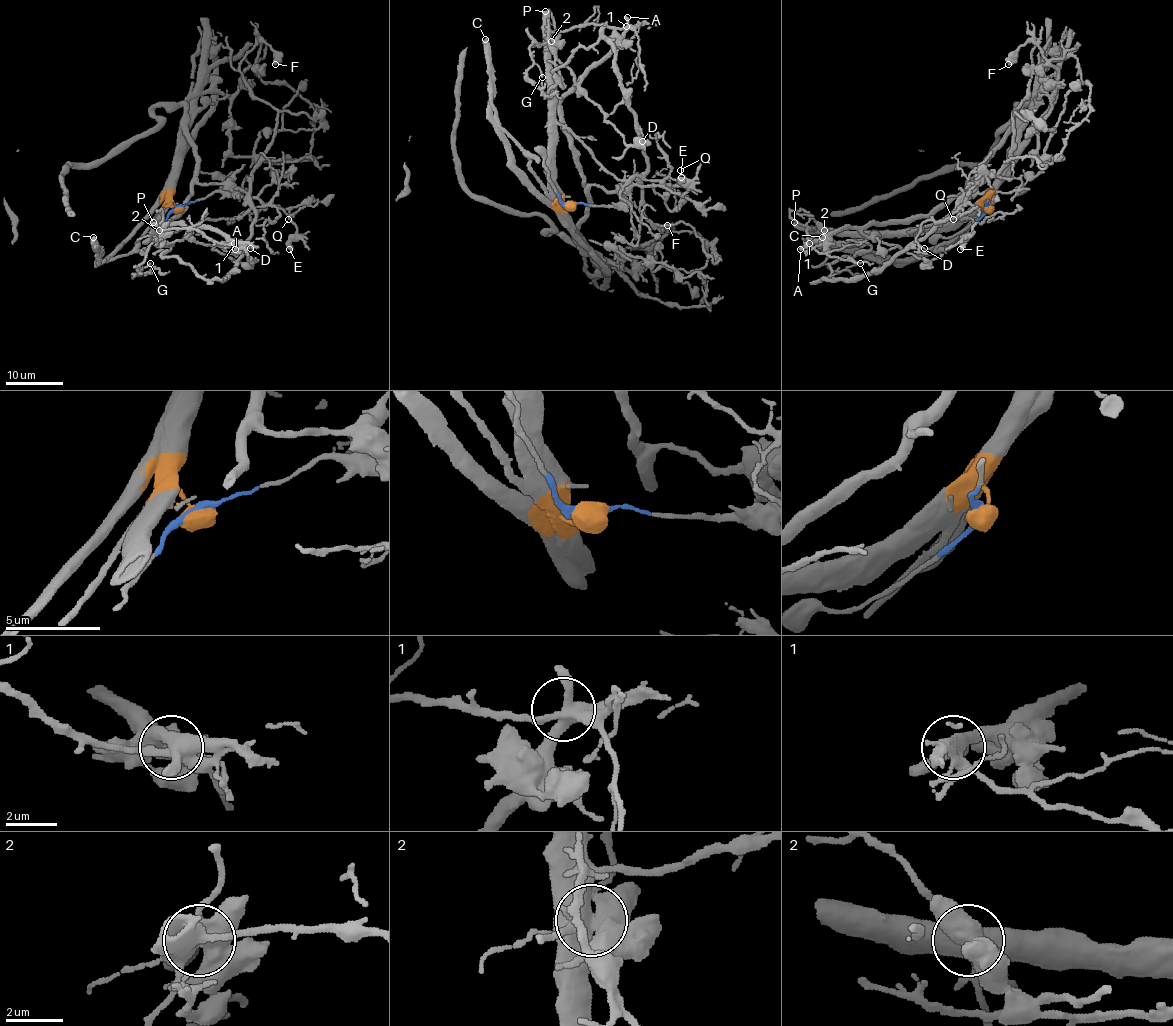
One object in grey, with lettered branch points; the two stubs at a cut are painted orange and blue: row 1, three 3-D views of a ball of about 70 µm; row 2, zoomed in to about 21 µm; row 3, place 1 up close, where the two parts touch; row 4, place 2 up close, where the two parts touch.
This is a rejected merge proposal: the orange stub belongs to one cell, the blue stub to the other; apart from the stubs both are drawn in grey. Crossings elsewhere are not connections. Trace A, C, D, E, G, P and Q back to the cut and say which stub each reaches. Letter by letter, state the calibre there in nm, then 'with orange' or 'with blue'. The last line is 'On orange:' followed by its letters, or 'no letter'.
A: calibre 420 nm; with blue
C: calibre 440 nm; with orange
D: calibre 90 nm; with blue
E: calibre 600 nm; with blue
G: calibre 190 nm; with orange
P: calibre 500 nm; with orange
Q: calibre 110 nm; with orange
On orange: C, G, P, Q

